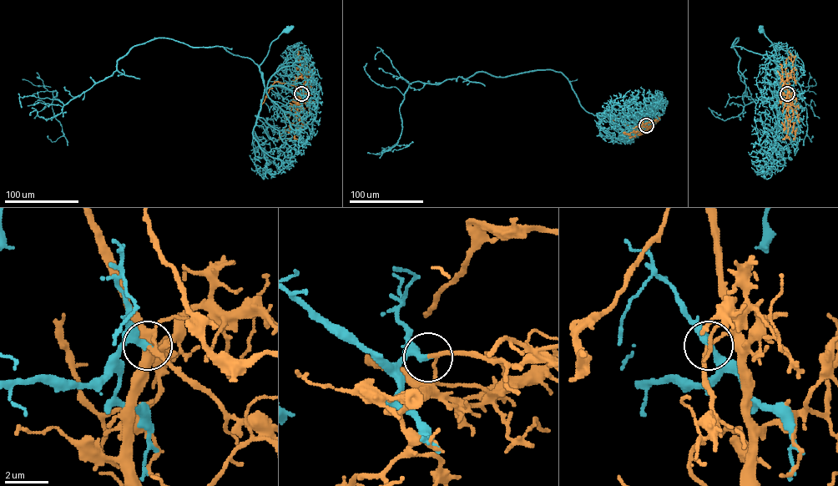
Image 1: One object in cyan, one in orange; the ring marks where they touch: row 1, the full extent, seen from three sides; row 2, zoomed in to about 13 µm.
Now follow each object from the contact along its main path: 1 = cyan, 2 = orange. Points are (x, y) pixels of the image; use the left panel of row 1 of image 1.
1: (301, 93), (294, 95), (279, 85), (265, 91), (259, 69), (270, 43), (287, 30)
2: (301, 93), (299, 108), (294, 109), (295, 115), (293, 123), (280, 138)

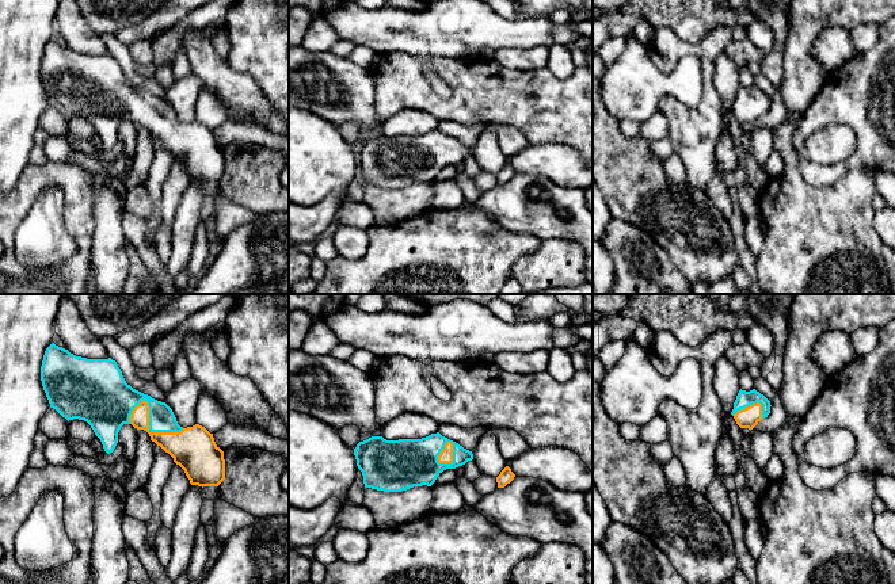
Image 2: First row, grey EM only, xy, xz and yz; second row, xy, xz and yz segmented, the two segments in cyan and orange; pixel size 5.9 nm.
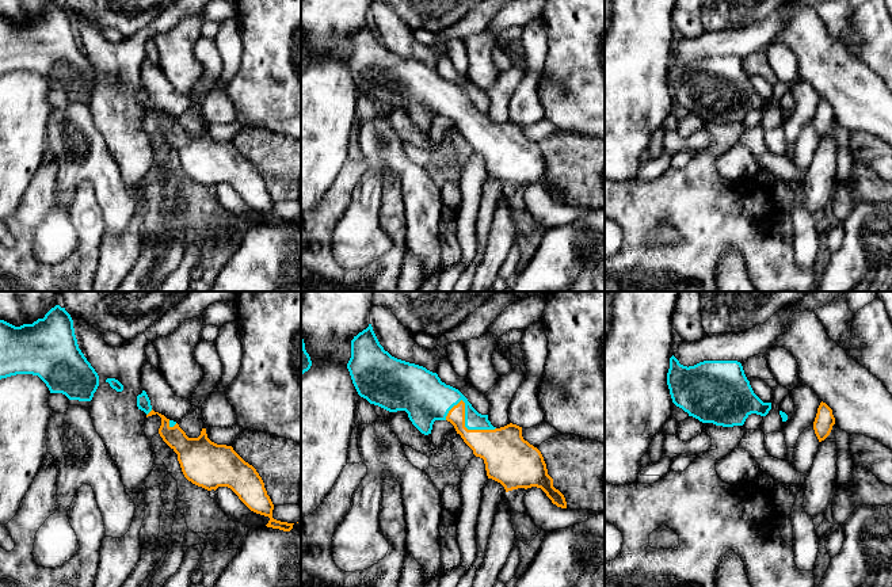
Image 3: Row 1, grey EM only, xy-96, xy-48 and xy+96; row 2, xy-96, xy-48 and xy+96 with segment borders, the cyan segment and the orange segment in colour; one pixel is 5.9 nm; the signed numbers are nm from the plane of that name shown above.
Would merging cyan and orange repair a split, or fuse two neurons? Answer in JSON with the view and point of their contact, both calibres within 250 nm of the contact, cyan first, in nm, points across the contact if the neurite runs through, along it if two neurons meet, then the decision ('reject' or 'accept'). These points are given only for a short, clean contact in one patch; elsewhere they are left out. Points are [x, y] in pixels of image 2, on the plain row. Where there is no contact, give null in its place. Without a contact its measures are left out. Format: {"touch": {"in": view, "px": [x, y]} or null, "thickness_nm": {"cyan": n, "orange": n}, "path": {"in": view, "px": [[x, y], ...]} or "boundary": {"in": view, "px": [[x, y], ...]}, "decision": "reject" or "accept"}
{"touch": {"in": "xy", "px": [149, 121]}, "thickness_nm": {"cyan": 240, "orange": 190}, "decision": "reject"}

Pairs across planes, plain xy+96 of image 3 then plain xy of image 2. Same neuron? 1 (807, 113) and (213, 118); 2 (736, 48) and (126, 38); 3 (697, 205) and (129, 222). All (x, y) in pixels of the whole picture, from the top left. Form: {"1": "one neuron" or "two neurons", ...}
{"1": "two neurons", "2": "one neuron", "3": "two neurons"}

